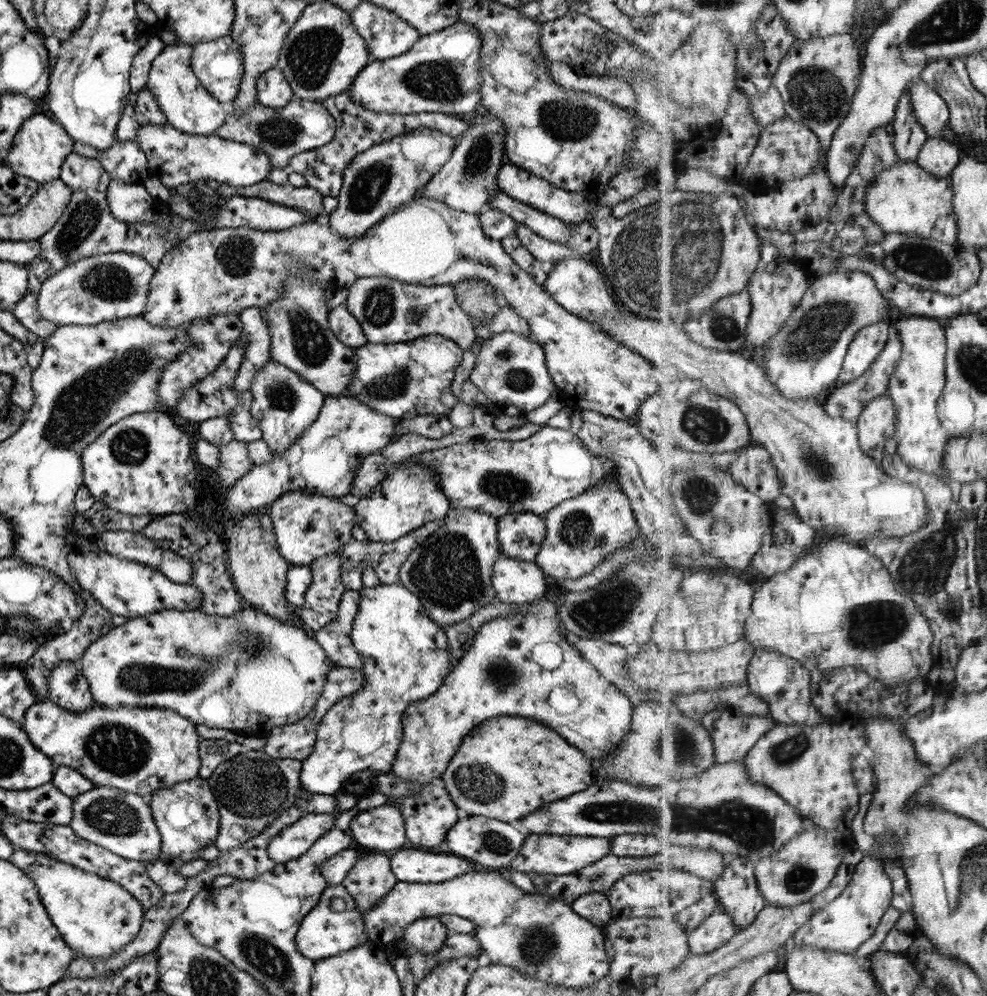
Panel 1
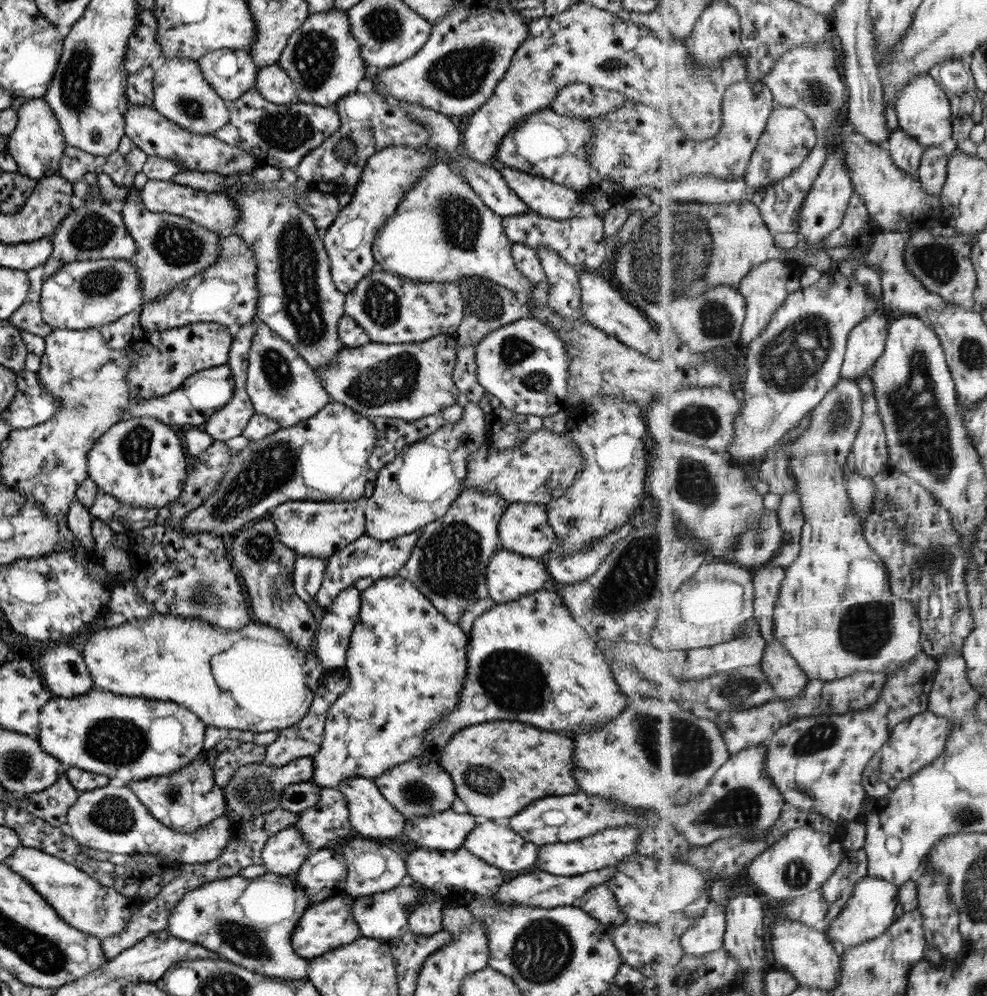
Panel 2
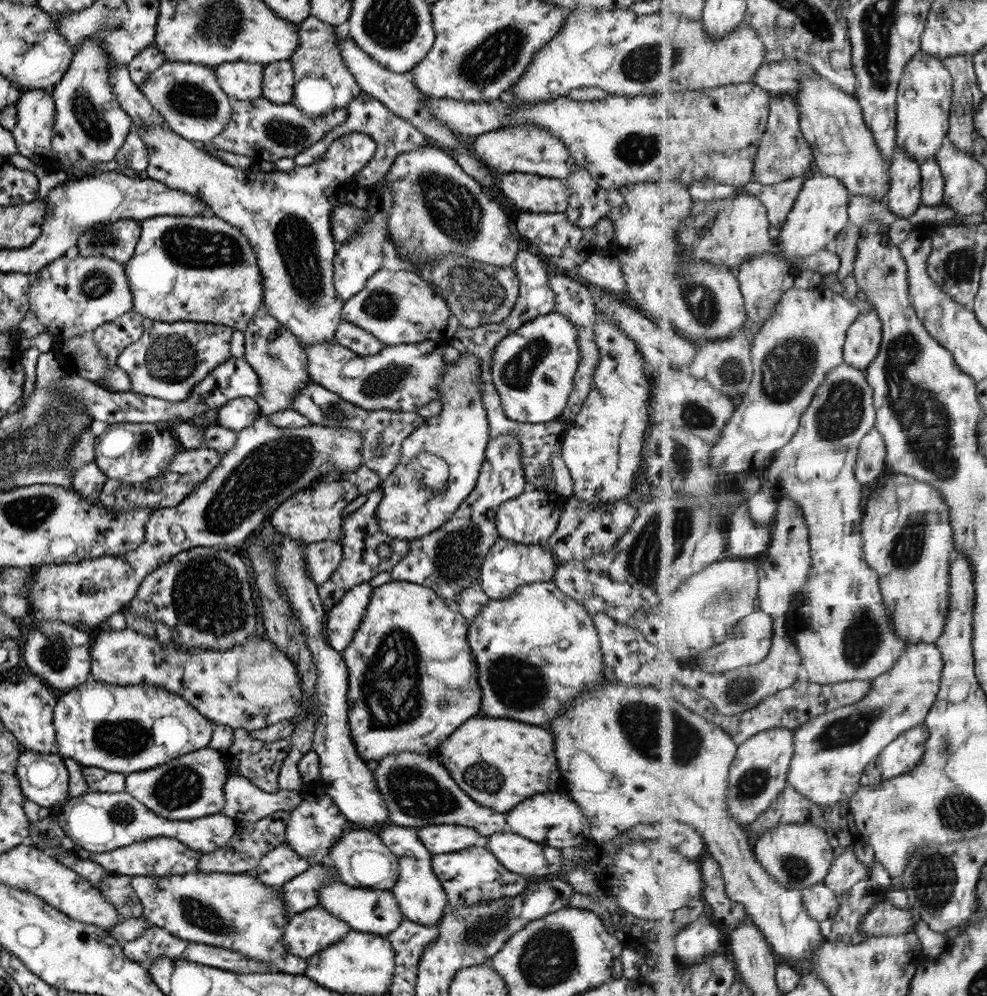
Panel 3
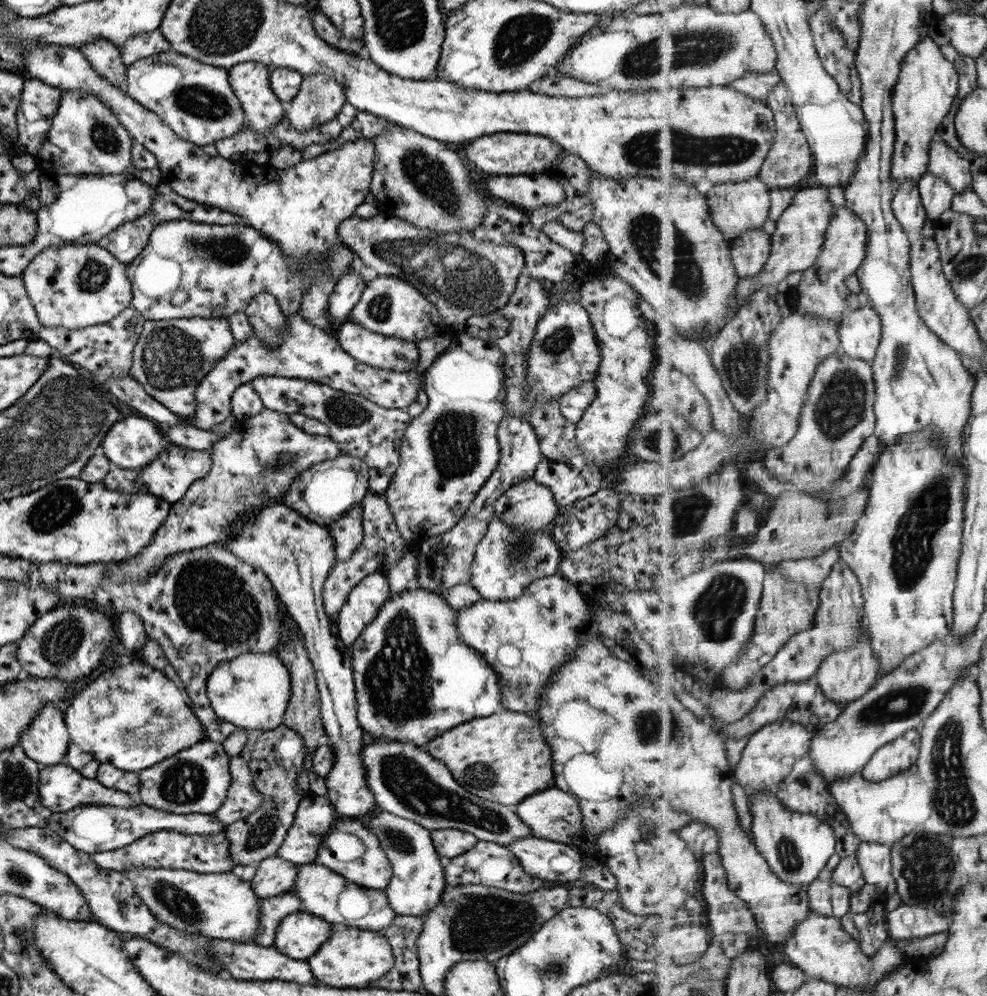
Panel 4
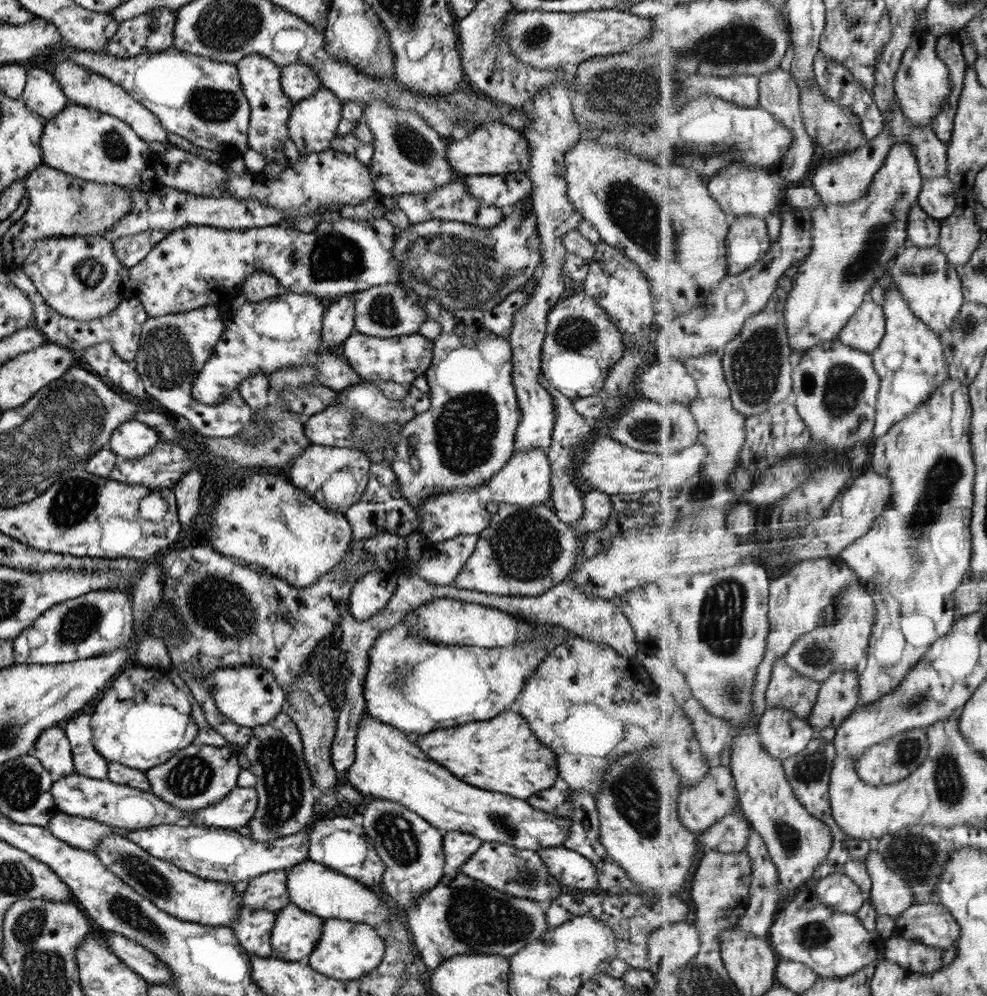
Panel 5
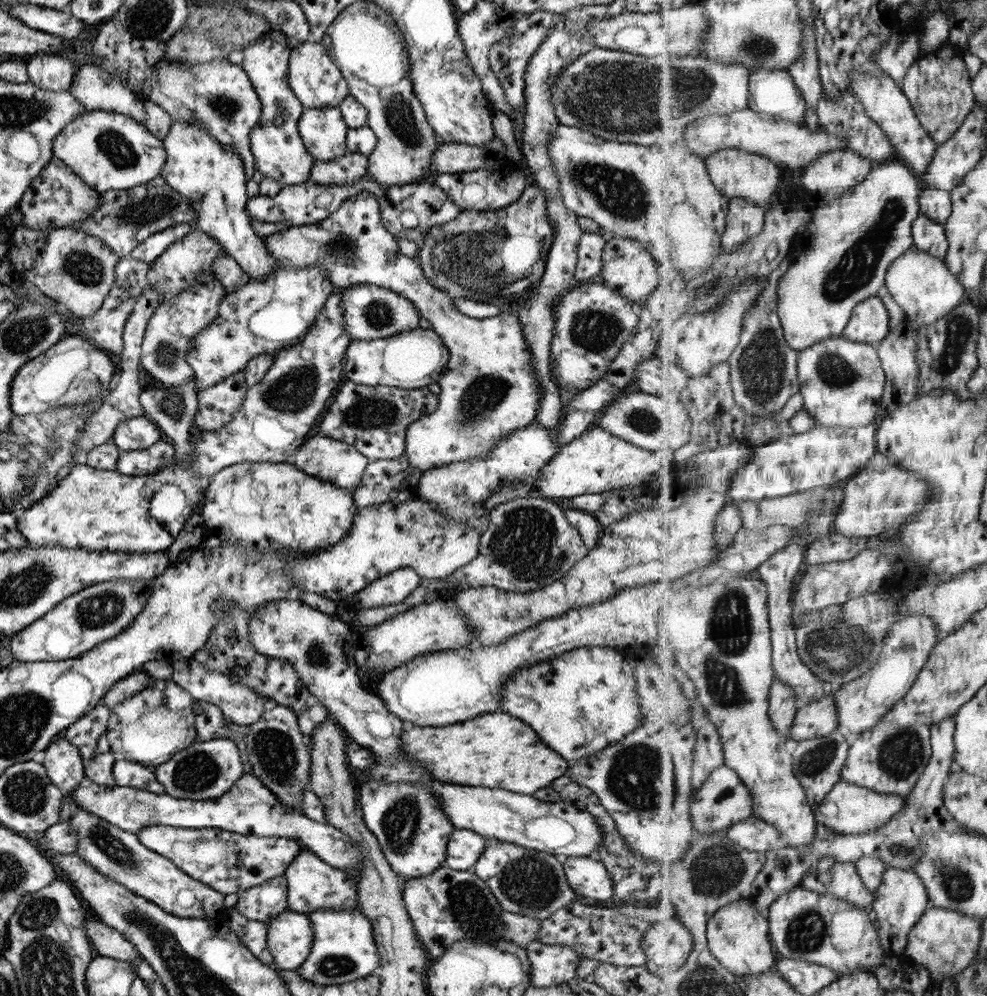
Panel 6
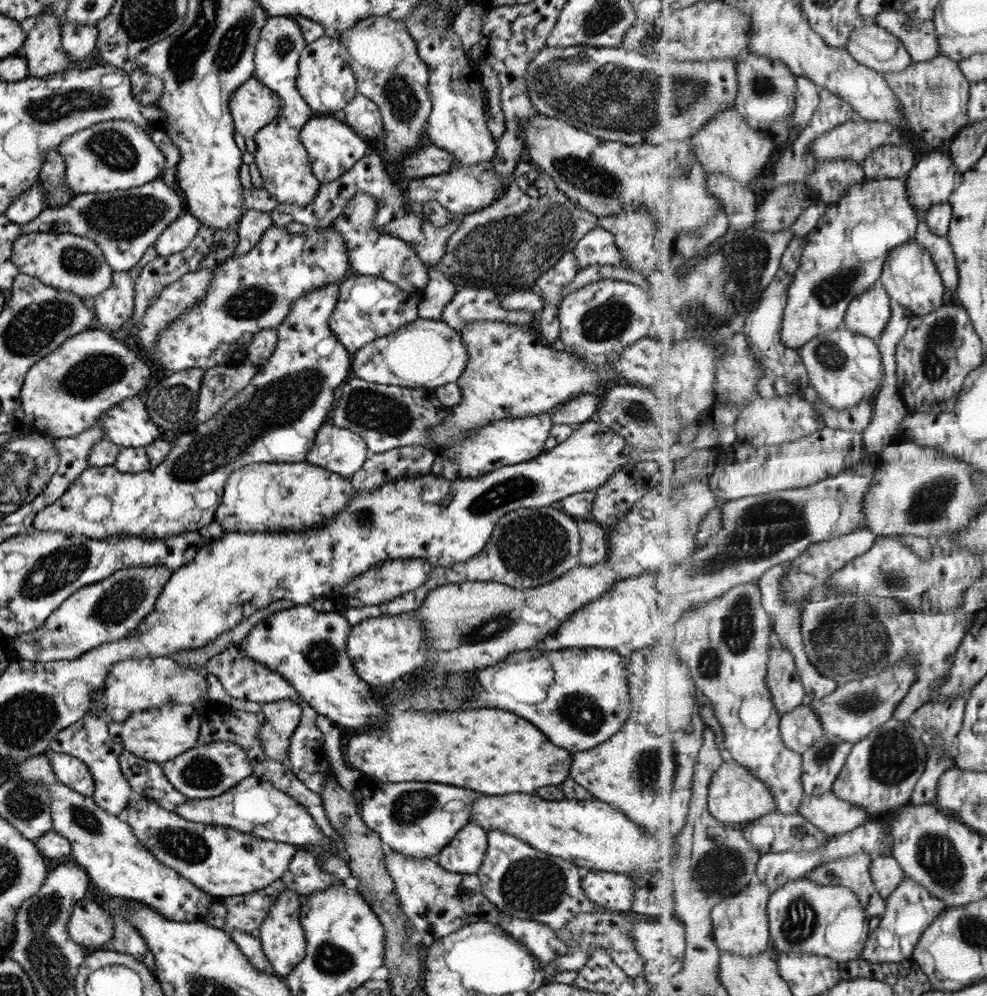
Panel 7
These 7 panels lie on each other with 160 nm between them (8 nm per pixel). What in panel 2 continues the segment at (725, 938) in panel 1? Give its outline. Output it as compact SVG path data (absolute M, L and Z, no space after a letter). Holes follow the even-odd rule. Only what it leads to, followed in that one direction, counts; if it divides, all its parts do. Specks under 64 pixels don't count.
M711 902L705 914L692 924L680 937L684 952L702 955L724 946L727 906Z

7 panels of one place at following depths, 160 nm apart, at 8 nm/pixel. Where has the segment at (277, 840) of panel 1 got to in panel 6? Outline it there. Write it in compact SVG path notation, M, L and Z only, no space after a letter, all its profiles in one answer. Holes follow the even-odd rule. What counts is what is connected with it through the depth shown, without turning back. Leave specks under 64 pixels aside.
M279 875L237 894L234 906L249 920L269 922L286 908L286 878Z

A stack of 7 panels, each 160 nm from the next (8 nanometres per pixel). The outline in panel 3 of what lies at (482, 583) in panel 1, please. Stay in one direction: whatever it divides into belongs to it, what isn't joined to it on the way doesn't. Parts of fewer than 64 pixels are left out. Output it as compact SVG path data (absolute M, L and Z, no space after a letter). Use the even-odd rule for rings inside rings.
M498 434L489 439L475 486L444 524L417 540L408 541L407 554L390 574L393 581L409 582L429 588L450 608L455 607L461 591L478 588L478 572L485 553L498 537L494 527L496 508L528 488L518 454L520 444L514 434Z

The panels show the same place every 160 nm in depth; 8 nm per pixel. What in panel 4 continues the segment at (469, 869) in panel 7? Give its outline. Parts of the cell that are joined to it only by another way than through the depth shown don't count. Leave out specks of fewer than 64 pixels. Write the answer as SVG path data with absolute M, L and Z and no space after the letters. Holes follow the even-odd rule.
M451 828L431 830L434 851L445 860L455 858L469 850L478 840L469 834Z

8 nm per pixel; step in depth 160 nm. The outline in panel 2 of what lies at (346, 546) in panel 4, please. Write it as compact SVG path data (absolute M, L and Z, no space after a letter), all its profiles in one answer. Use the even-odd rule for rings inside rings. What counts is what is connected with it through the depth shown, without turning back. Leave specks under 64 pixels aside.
M296 556L291 583L295 595L303 602L311 602L319 591L323 574L325 574L325 559L317 557Z

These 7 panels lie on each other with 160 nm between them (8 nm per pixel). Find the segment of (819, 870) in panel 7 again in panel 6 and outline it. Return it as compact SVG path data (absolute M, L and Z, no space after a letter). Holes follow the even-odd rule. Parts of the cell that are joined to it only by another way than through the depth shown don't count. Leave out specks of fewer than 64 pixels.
M839 861L827 872L813 871L807 874L801 886L812 890L840 897L859 907L873 905L872 893L861 878L854 861Z

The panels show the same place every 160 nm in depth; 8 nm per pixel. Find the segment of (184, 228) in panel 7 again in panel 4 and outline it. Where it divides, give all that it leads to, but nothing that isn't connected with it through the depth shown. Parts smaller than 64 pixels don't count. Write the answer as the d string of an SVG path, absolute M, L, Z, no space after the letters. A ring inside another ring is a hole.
M146 217L120 224L110 234L101 237L95 243L104 248L119 262L128 263L140 254L147 242L153 223Z

